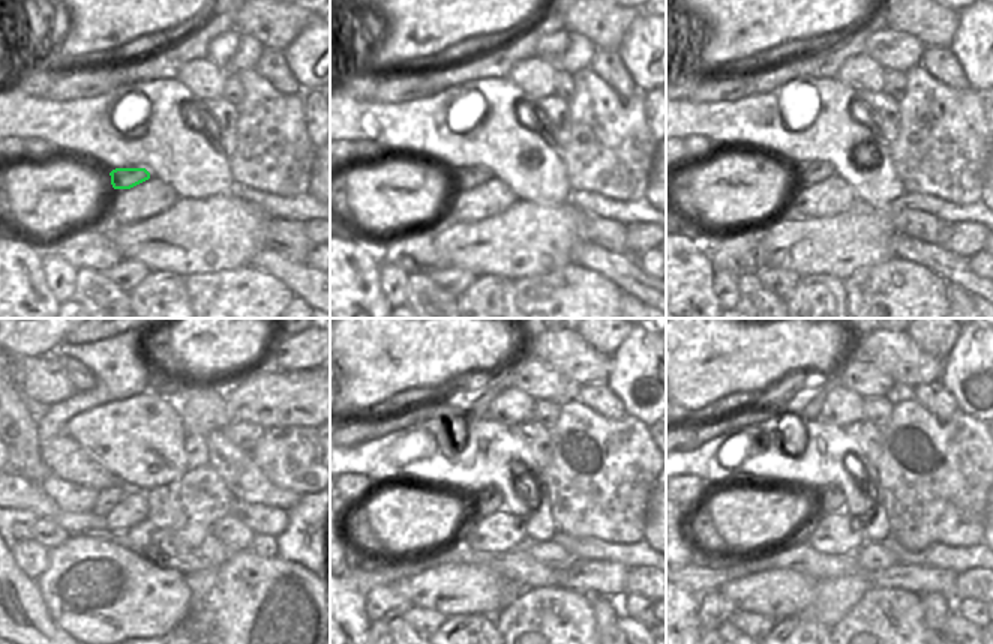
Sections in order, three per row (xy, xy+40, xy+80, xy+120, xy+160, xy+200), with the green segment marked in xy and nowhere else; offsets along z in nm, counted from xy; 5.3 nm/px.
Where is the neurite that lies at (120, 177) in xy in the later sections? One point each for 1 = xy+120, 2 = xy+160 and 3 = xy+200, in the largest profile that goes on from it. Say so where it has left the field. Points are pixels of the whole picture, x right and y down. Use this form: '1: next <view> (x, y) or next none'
1: next xy+120 (153, 500)
2: next xy+160 (488, 500)
3: next xy+200 (833, 499)

